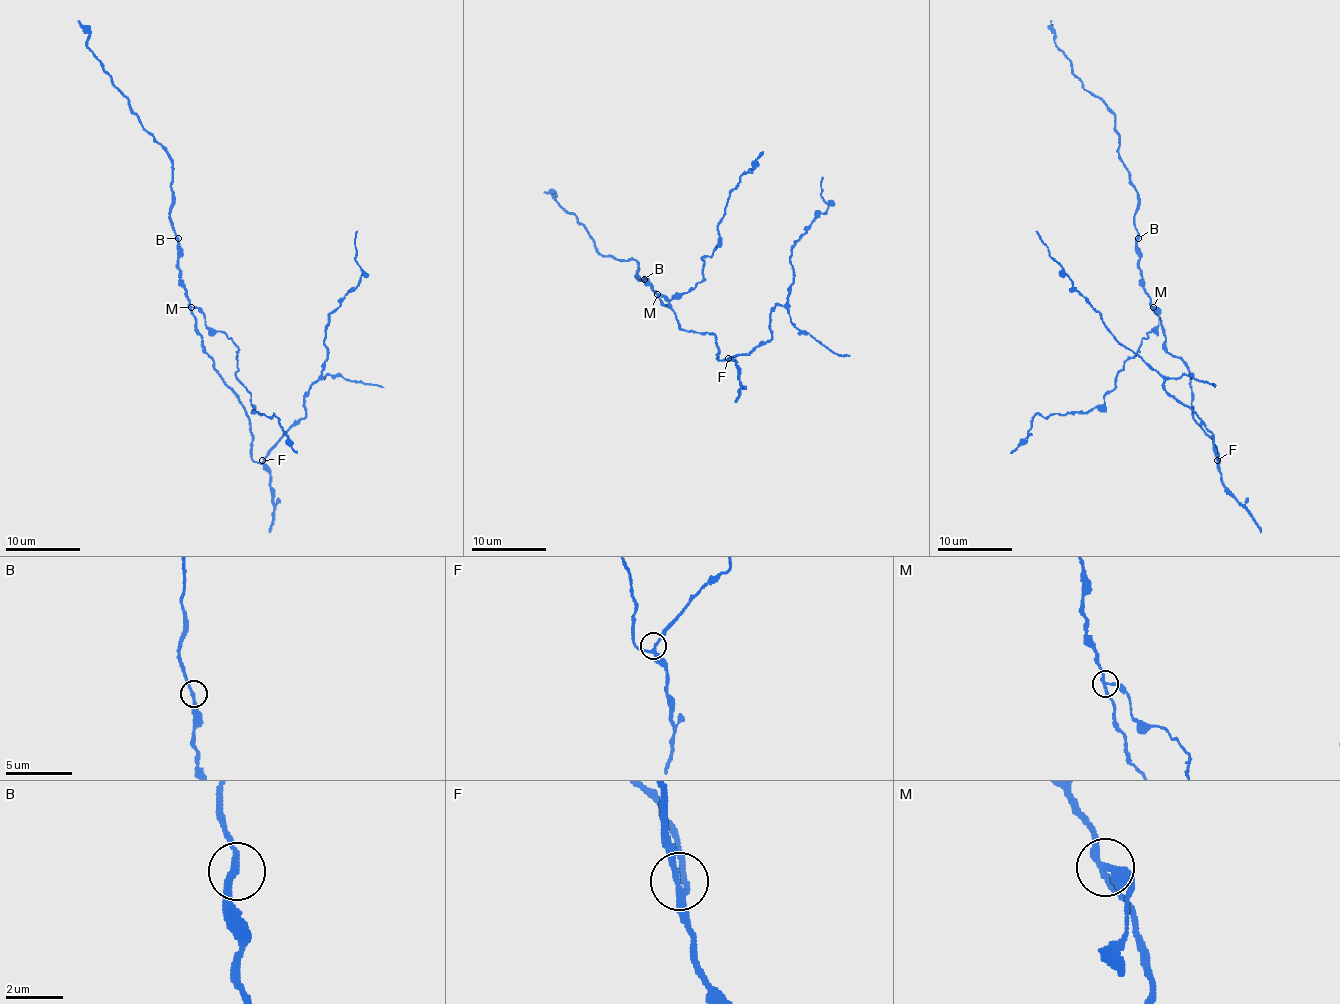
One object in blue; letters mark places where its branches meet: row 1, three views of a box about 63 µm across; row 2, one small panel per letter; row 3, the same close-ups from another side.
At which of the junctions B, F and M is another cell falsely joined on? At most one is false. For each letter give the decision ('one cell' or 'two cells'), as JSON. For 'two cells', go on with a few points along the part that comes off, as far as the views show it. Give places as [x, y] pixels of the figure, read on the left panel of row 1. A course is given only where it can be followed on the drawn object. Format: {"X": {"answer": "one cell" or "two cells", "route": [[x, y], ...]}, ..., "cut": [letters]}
{"B": {"answer": "one cell"}, "F": {"answer": "one cell"}, "M": {"answer": "two cells", "route": [[191, 308], [238, 349], [236, 373], [251, 396], [253, 413], [274, 415], [296, 452]]}, "cut": ["M"]}

